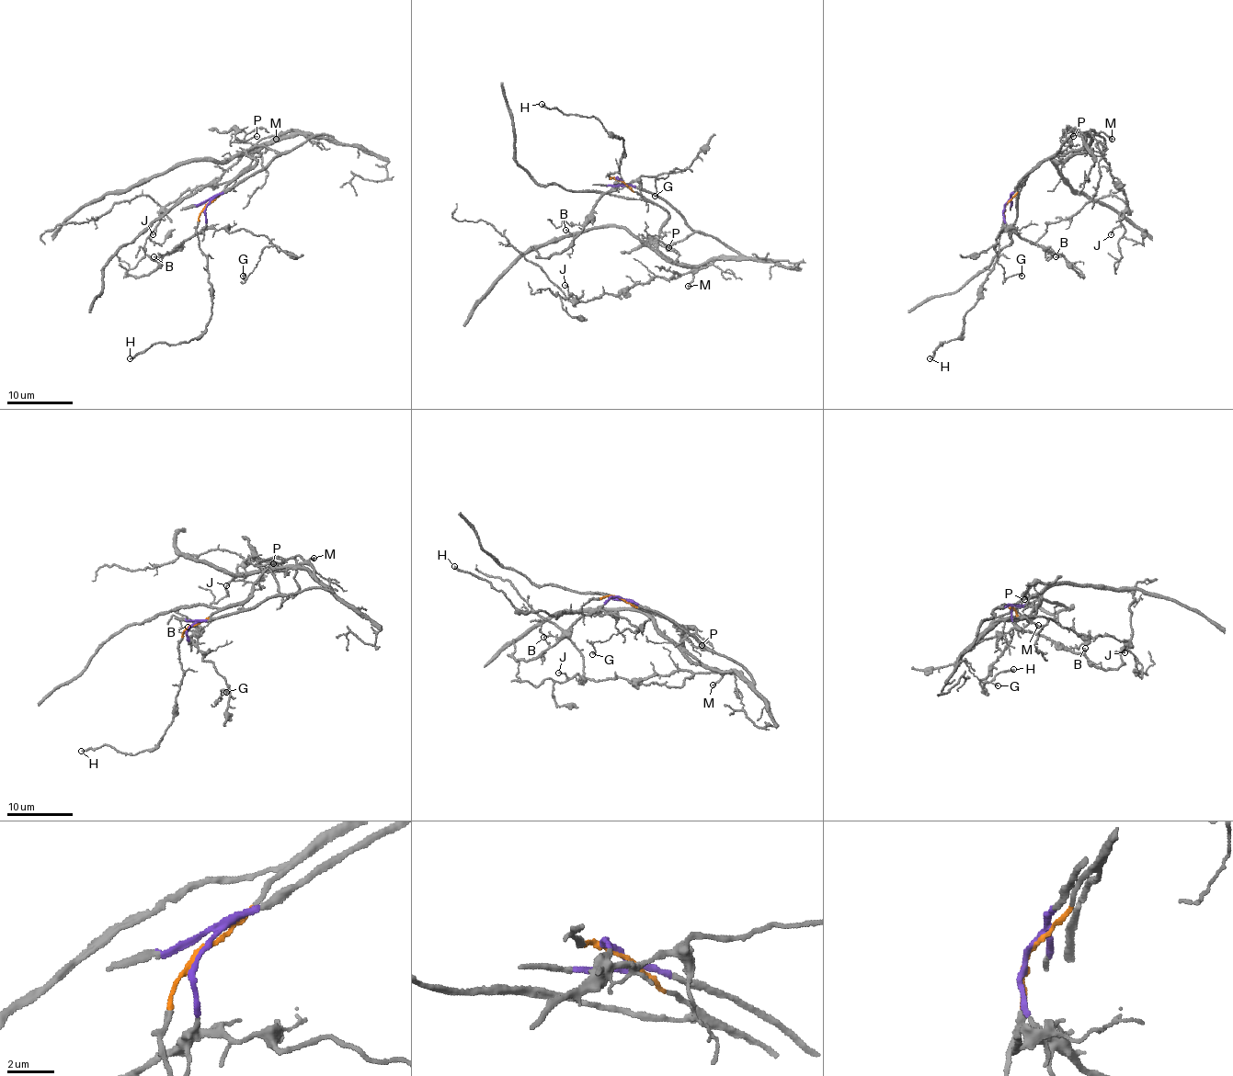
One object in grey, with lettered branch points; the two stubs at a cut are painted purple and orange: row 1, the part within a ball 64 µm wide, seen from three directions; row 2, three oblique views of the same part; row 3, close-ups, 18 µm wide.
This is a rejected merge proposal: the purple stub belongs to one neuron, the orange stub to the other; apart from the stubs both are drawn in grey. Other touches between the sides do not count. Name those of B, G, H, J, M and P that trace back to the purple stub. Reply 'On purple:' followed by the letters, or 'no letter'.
On purple: B, G, P

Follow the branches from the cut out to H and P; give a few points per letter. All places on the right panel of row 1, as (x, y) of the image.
H: (1006, 204), (996, 261), (981, 297), (964, 315), (964, 328), (957, 338), (941, 343), (929, 357)
P: (1006, 204), (1017, 184), (1071, 145), (1068, 139), (1073, 137)

